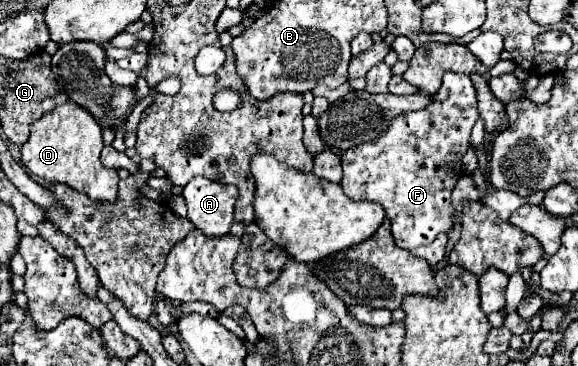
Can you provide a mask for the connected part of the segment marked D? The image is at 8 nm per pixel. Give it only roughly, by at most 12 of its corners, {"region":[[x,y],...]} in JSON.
{"region":[[69,100],[31,124],[21,162],[47,184],[115,202],[99,124]]}

